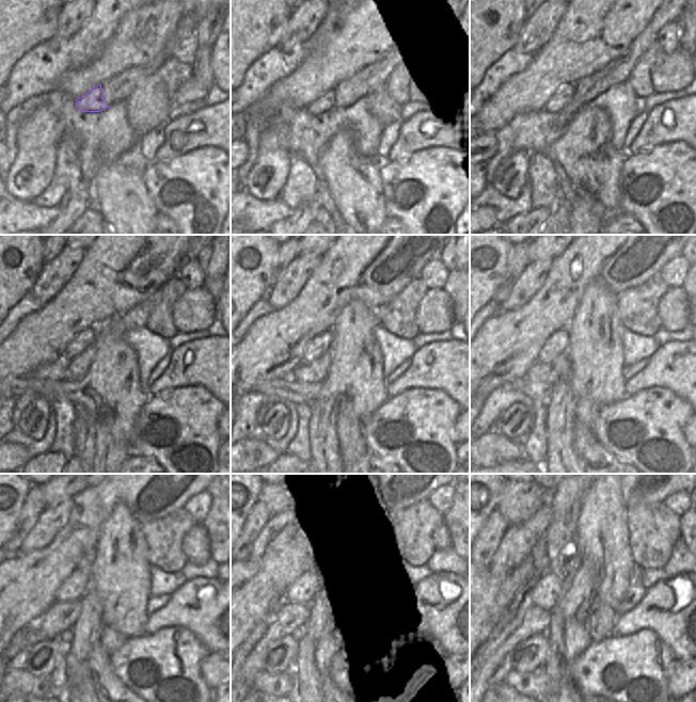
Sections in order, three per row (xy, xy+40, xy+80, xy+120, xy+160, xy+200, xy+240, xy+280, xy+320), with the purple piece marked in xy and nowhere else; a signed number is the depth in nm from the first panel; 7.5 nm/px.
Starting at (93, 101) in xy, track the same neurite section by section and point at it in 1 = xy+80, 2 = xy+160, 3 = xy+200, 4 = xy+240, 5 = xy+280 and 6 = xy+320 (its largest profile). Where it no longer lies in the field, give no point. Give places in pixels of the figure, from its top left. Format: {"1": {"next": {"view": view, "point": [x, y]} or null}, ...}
{"1": {"next": {"view": "xy+80", "point": [563, 97]}}, "2": {"next": {"view": "xy+160", "point": [319, 344]}}, "3": {"next": {"view": "xy+200", "point": [557, 344]}}, "4": {"next": {"view": "xy+240", "point": [73, 589]}}, "5": {"next": {"view": "xy+280", "point": [305, 589]}}, "6": {"next": {"view": "xy+320", "point": [544, 591]}}}

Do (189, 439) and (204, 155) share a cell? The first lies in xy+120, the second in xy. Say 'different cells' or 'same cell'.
same cell

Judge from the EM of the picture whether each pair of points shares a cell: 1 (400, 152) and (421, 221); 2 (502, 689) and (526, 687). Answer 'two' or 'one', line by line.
1: two
2: two

